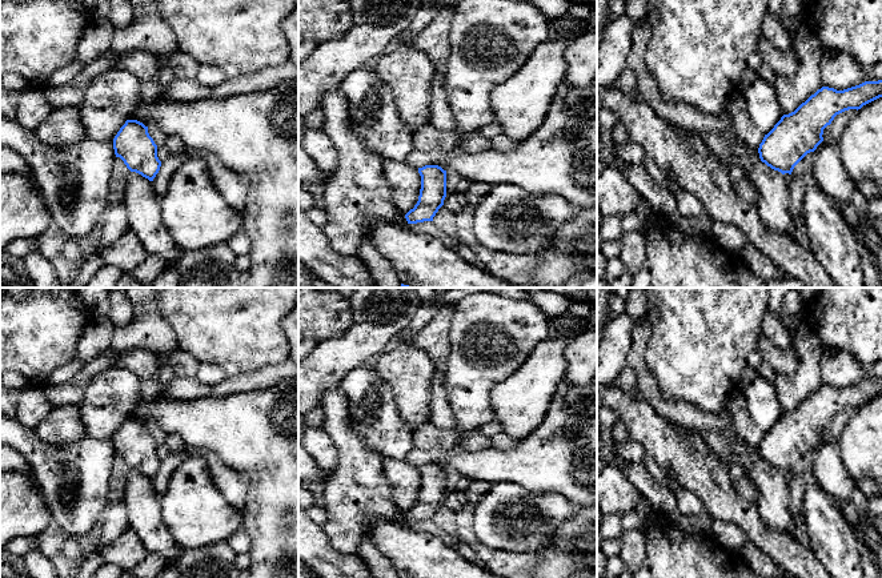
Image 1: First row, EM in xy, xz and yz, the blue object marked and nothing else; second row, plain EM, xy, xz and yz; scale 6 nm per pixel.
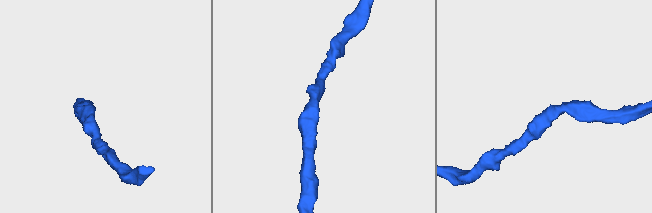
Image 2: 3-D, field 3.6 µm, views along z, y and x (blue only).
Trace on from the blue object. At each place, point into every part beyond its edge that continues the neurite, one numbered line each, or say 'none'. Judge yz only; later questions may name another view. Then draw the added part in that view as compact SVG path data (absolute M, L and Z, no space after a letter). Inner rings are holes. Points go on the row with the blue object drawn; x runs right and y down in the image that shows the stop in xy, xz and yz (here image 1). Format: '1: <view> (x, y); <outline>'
none

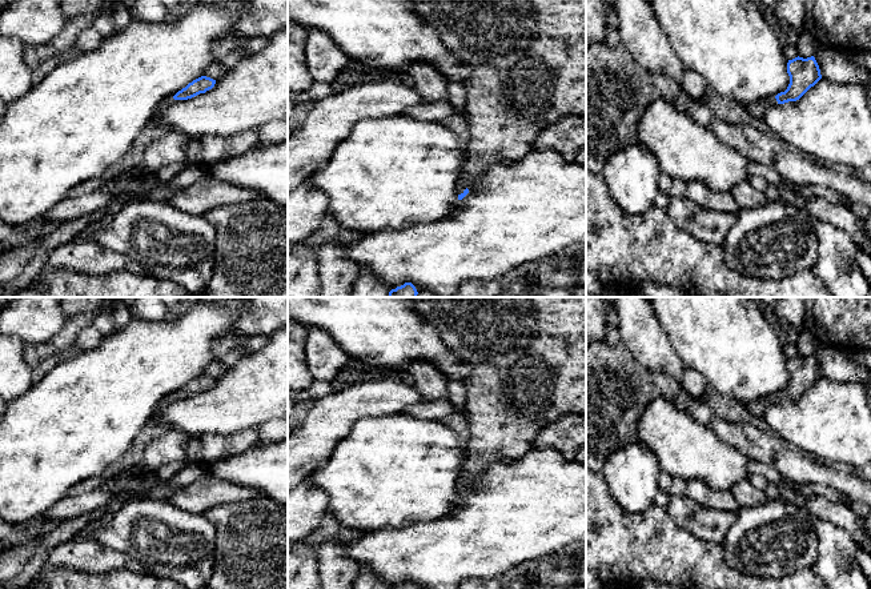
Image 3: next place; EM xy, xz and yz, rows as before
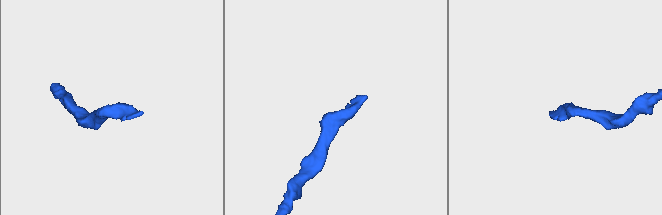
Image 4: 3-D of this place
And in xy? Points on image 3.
none

